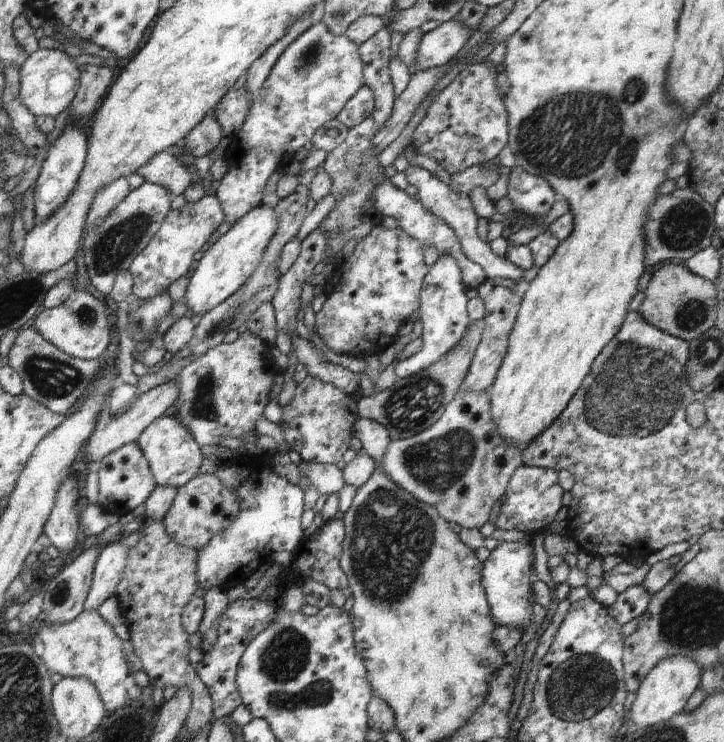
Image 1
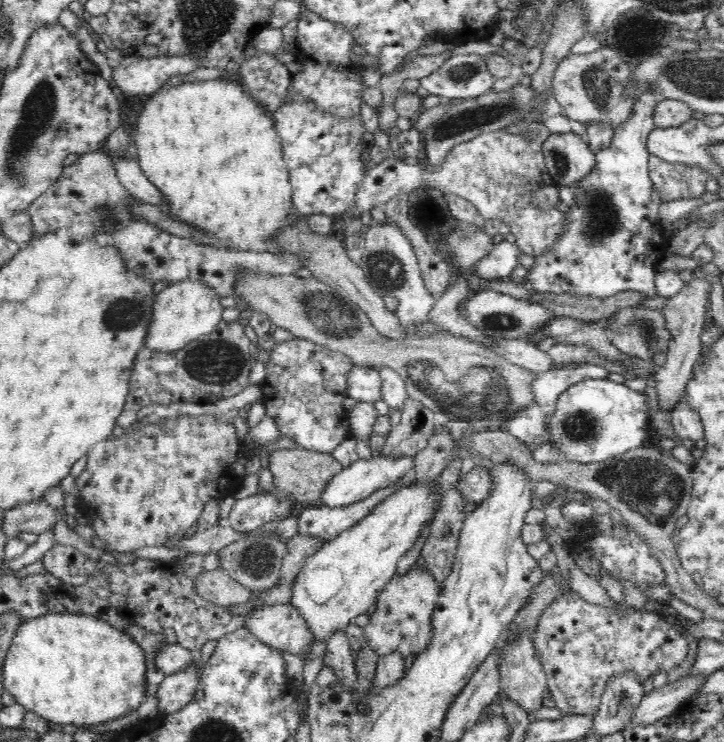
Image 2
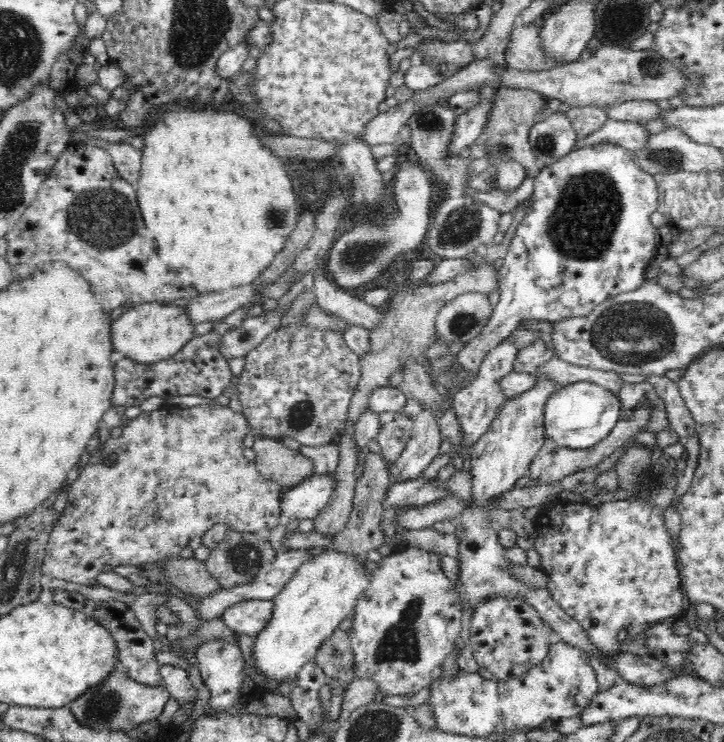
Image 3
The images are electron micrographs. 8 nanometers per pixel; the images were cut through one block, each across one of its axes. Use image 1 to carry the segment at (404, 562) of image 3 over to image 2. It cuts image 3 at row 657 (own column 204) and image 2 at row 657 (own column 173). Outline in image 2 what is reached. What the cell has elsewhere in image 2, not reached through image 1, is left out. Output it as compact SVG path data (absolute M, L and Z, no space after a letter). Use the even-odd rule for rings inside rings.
M412 566L408 574L404 576L394 576L390 584L382 590L378 596L378 604L372 610L372 620L364 628L364 634L368 638L370 648L382 658L394 652L400 652L404 658L410 654L418 656L422 654L432 636L432 616L436 610L436 600L442 592L442 586L432 578L426 566Z

